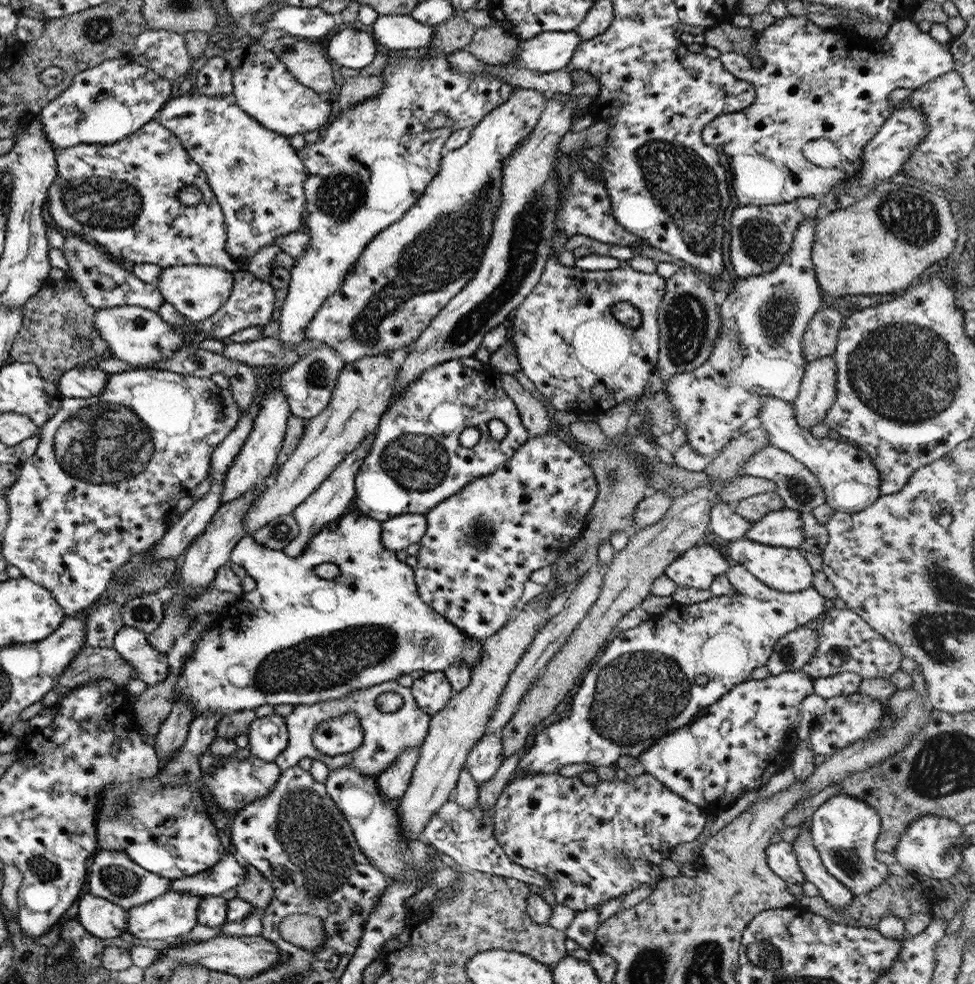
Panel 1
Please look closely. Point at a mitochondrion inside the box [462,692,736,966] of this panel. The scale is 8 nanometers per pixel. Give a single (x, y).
(612, 860)

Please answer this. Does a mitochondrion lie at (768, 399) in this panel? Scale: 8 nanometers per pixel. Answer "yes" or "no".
no

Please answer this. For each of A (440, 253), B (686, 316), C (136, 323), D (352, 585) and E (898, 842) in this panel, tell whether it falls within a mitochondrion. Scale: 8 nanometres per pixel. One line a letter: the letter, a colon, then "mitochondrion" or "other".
A: mitochondrion
B: mitochondrion
C: mitochondrion
D: other
E: other

